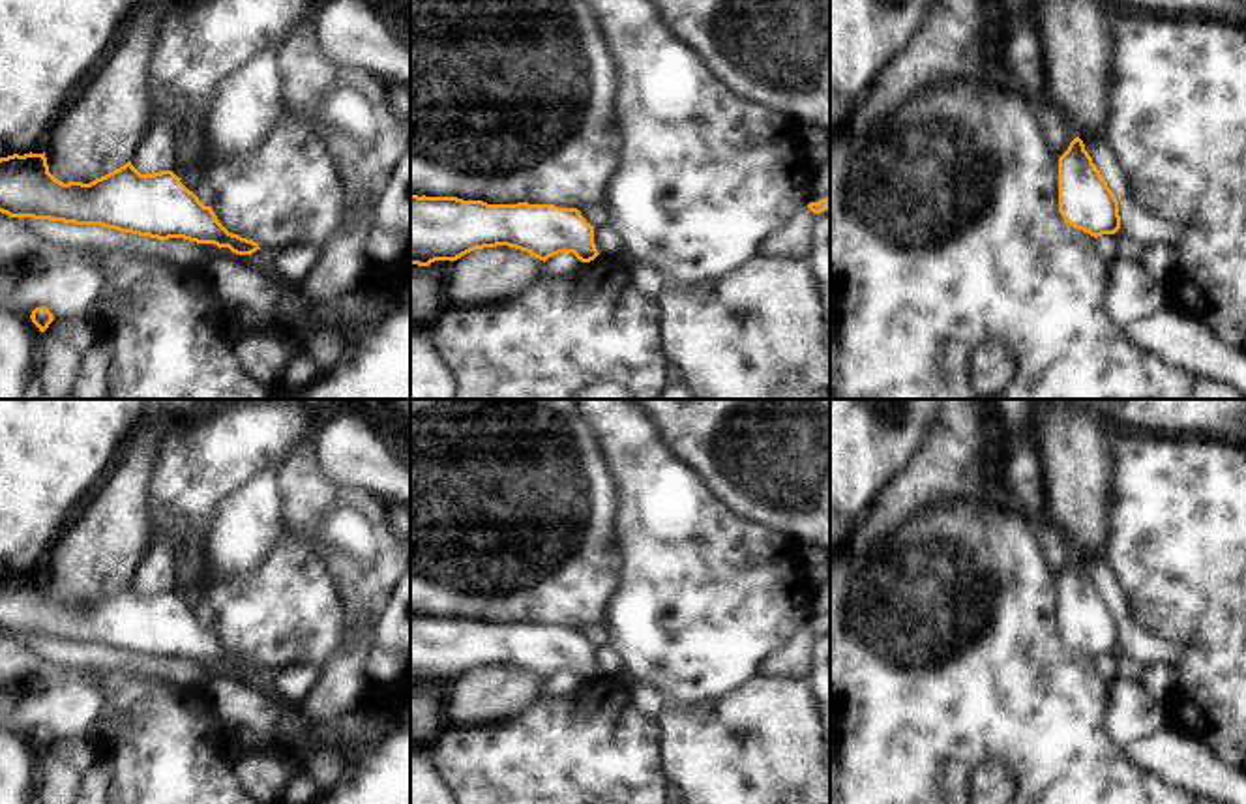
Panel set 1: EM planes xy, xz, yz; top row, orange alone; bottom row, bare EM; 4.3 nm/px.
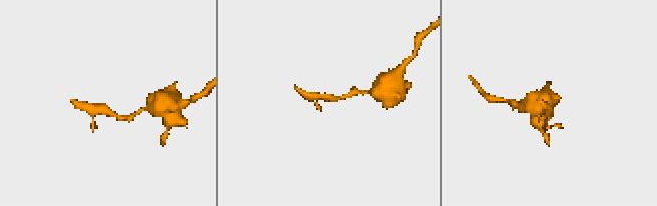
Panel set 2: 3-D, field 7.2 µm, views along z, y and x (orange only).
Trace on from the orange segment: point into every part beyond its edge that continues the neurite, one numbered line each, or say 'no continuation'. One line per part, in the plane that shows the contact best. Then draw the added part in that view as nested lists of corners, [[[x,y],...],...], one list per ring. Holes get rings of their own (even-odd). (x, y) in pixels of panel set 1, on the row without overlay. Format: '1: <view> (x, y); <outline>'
no continuation

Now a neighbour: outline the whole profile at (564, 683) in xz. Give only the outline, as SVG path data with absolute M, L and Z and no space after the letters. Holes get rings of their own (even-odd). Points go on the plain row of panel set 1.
M558 673L549 677L543 684L545 695L566 695L571 693L579 684L583 684L573 673Z

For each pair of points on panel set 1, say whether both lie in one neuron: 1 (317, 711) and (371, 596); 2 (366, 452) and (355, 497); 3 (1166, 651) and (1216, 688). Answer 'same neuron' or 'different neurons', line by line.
1: different neurons
2: different neurons
3: different neurons

